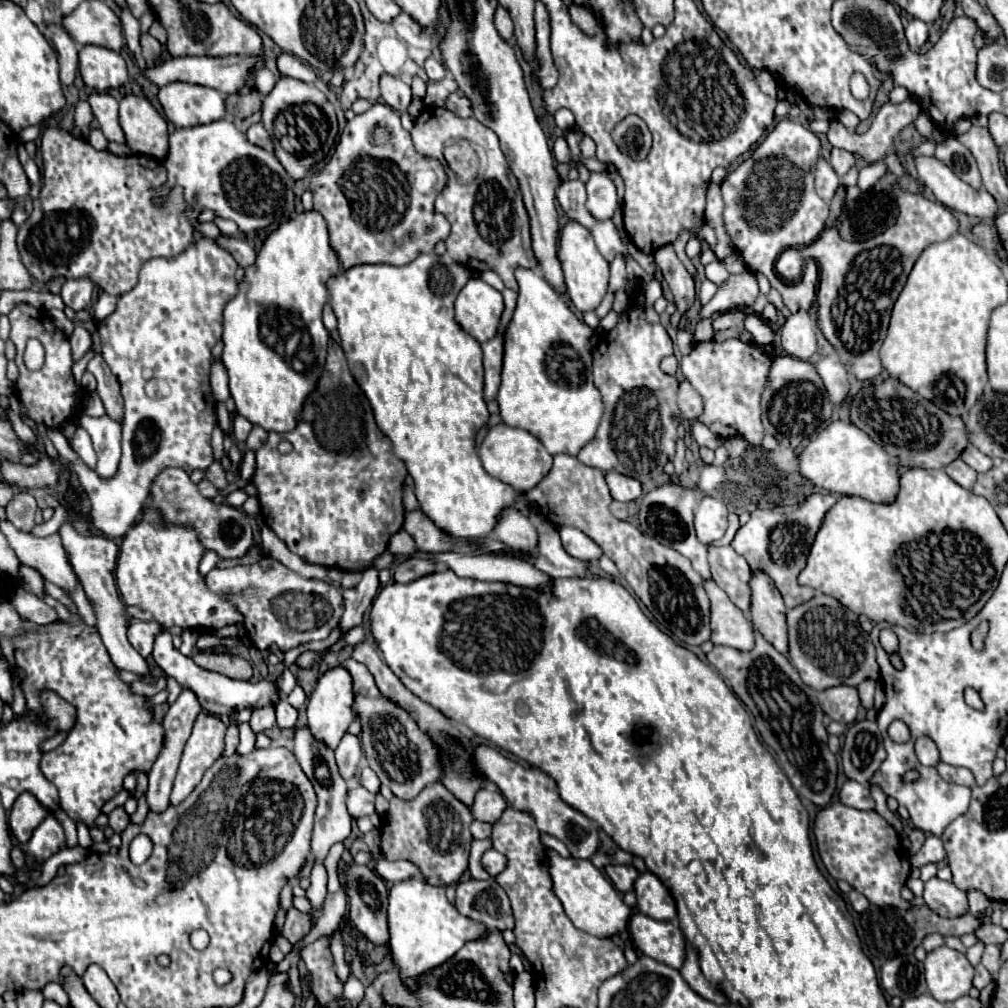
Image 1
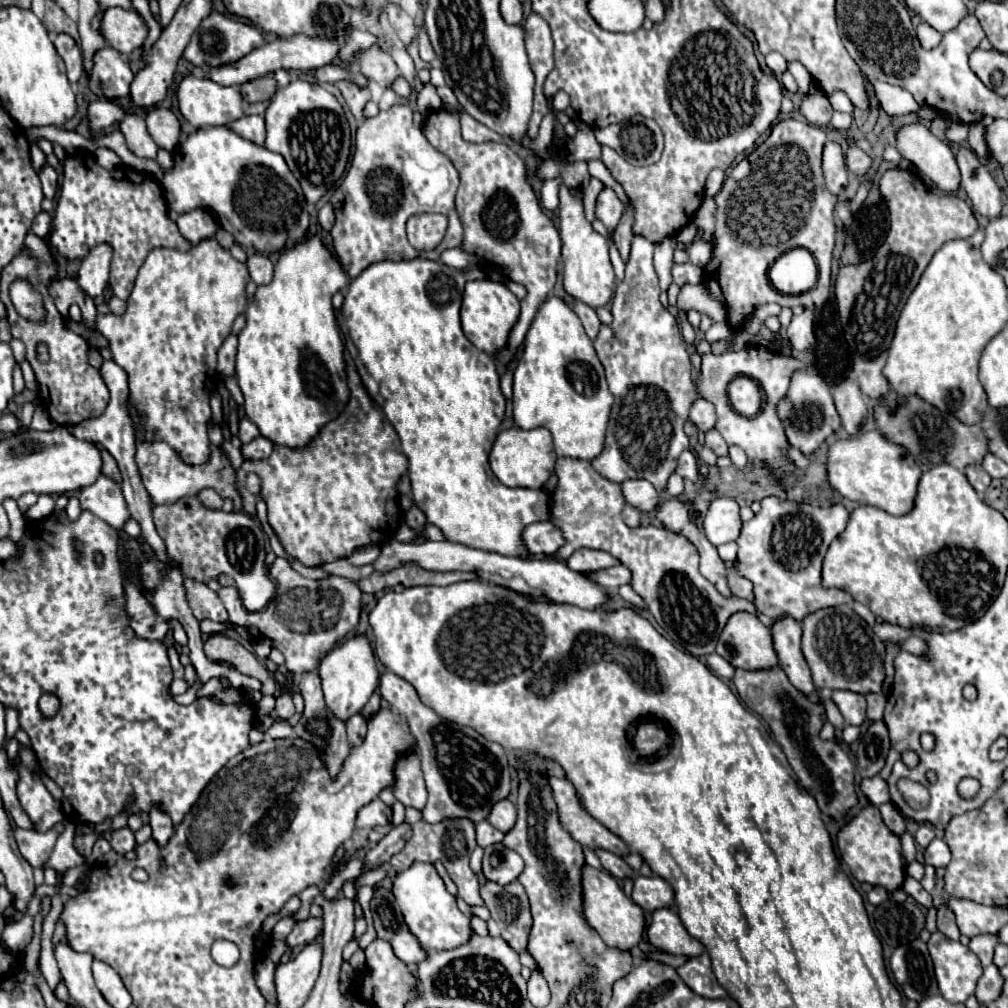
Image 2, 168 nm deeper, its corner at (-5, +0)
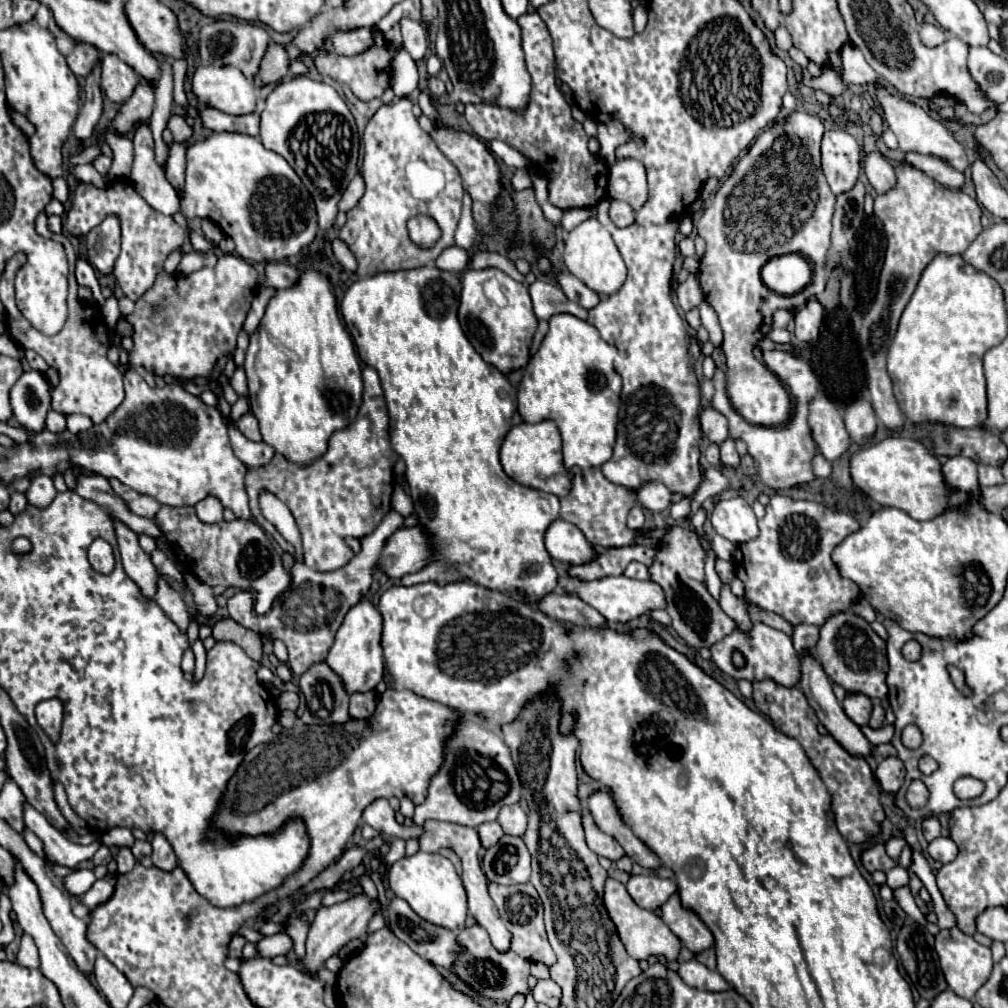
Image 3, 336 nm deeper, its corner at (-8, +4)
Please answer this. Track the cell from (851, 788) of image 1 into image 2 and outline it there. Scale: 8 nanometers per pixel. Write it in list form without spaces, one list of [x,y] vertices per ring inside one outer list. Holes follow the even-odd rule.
[[[880,775],[870,777],[870,779],[864,779],[864,781],[862,781],[862,791],[864,791],[864,795],[870,799],[870,803],[876,805],[876,807],[890,801],[888,783],[886,783]]]

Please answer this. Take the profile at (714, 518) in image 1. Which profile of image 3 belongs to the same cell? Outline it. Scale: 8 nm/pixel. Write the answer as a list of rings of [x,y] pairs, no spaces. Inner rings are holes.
[[[743,497],[719,501],[711,513],[711,525],[717,535],[729,539],[735,545],[759,535],[757,517]]]

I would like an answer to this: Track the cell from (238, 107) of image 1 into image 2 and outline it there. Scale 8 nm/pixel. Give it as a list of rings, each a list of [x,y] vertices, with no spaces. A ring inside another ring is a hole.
[[[268,73],[268,75],[262,75],[262,77],[256,77],[256,79],[250,79],[250,81],[242,83],[238,91],[242,93],[242,97],[244,97],[246,101],[256,103],[256,101],[266,101],[266,99],[270,99],[276,89],[278,89],[278,83],[276,83],[274,75]]]

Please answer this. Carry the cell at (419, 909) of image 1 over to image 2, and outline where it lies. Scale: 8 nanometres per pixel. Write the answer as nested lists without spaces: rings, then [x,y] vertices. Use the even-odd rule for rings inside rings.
[[[414,861],[408,869],[400,871],[394,877],[394,887],[392,887],[394,899],[402,909],[402,915],[412,929],[412,933],[420,939],[424,949],[454,949],[456,945],[462,945],[468,941],[472,927],[468,917],[458,909],[456,897],[448,893],[442,877],[438,875],[436,867],[432,863],[422,863]]]

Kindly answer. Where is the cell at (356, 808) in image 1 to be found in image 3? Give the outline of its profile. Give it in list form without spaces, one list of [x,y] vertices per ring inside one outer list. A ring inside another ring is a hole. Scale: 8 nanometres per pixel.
[[[375,799],[365,811],[363,811],[363,823],[371,825],[377,831],[383,831],[389,837],[401,837],[405,839],[405,827],[399,825],[393,817],[393,809],[387,799]]]

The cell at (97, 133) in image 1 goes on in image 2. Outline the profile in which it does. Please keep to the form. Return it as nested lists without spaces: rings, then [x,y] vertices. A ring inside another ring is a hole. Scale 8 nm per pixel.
[[[106,147],[96,149],[96,151],[94,151],[94,157],[96,157],[96,163],[98,163],[100,167],[104,167],[104,169],[114,169],[114,167],[122,165],[120,157],[118,157],[114,151],[106,149]]]

